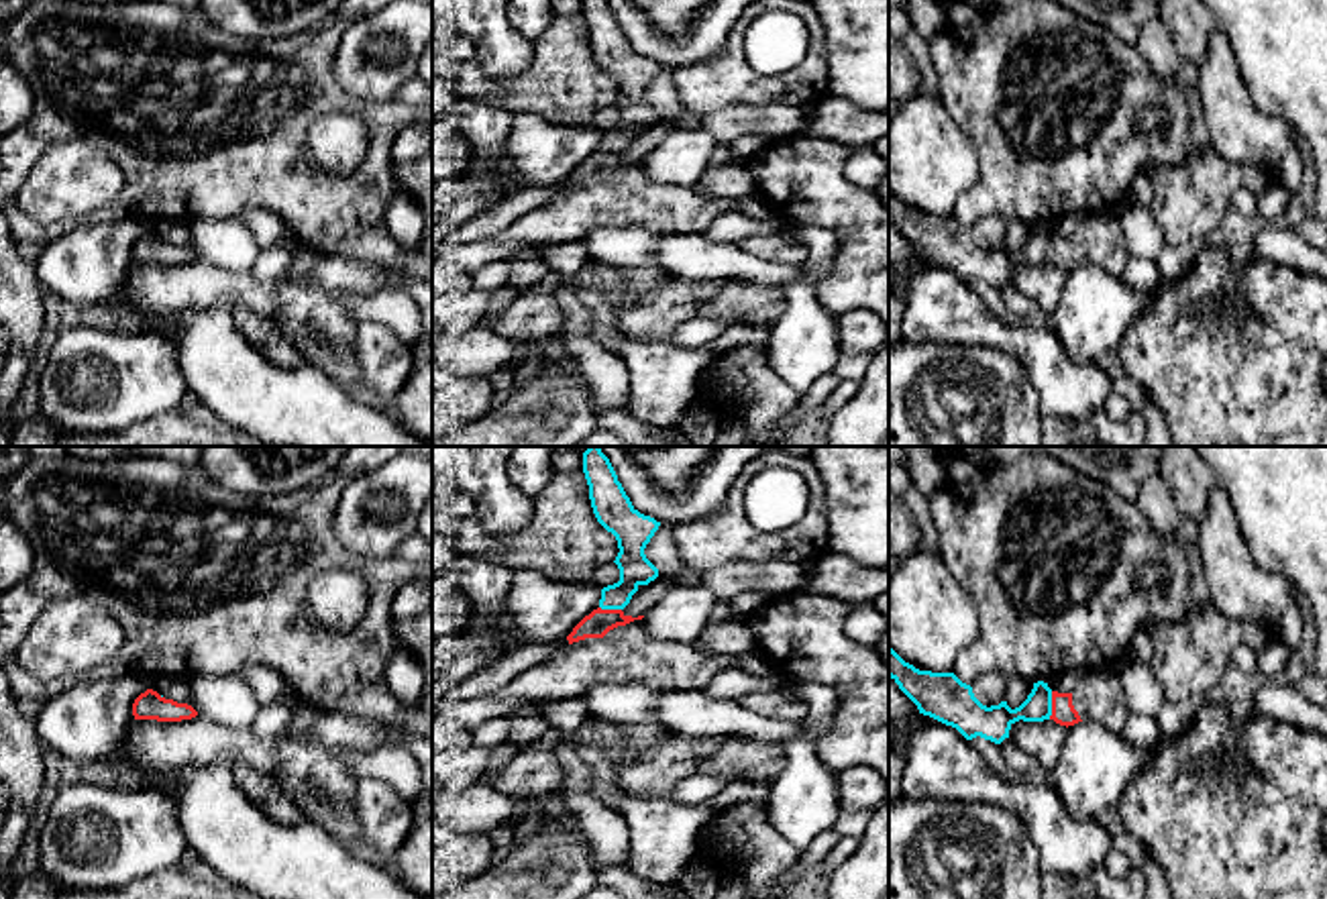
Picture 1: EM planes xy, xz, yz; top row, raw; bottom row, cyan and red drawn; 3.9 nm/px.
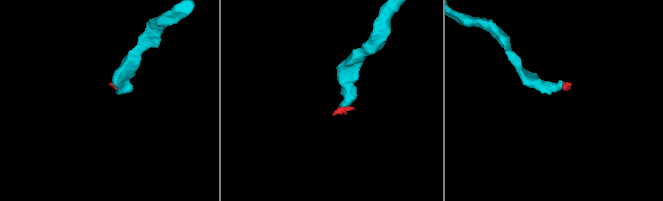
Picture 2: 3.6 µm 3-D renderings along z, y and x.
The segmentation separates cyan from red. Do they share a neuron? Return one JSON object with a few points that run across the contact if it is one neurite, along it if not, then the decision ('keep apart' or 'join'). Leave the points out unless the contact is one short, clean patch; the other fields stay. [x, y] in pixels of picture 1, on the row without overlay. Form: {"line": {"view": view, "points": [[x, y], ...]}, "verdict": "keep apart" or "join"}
{"line": {"view": "yz", "points": [[993, 266], [1001, 259], [1050, 249], [1063, 255]]}, "verdict": "join"}

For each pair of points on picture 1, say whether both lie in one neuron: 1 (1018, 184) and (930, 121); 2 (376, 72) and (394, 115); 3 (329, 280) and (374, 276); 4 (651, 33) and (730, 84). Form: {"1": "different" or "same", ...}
{"1": "different", "2": "different", "3": "same", "4": "different"}

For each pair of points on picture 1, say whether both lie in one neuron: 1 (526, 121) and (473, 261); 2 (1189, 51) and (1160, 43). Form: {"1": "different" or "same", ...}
{"1": "different", "2": "different"}

